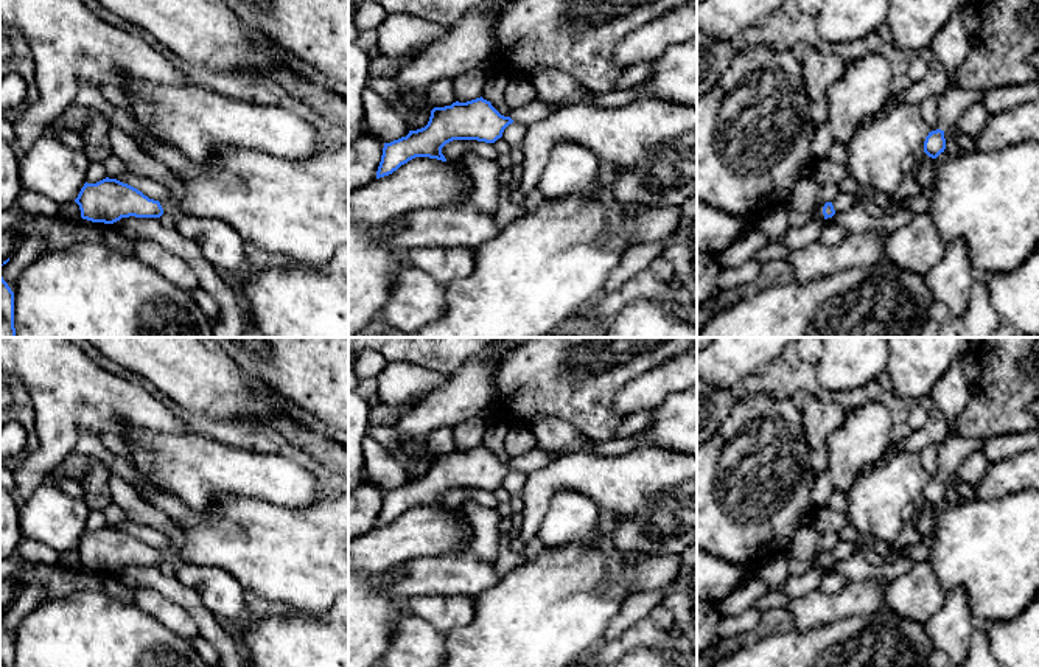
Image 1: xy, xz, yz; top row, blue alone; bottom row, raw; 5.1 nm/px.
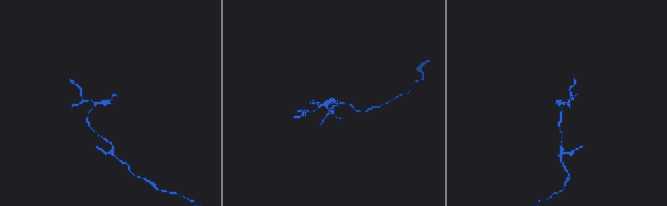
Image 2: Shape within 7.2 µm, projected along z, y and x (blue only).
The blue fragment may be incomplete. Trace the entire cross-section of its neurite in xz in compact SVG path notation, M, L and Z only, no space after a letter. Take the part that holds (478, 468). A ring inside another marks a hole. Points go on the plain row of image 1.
M482 445L467 451L456 449L451 454L434 456L425 476L409 479L406 485L384 491L376 527L392 522L415 505L446 510L442 496L453 488L495 491L509 473L529 474L543 470L554 459L557 459L554 454L537 446L523 456L512 457L504 465Z

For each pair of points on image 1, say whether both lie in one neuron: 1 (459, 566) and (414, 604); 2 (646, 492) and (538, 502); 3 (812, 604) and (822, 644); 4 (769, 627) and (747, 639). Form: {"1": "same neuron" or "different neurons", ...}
{"1": "different neurons", "2": "same neuron", "3": "different neurons", "4": "same neuron"}

